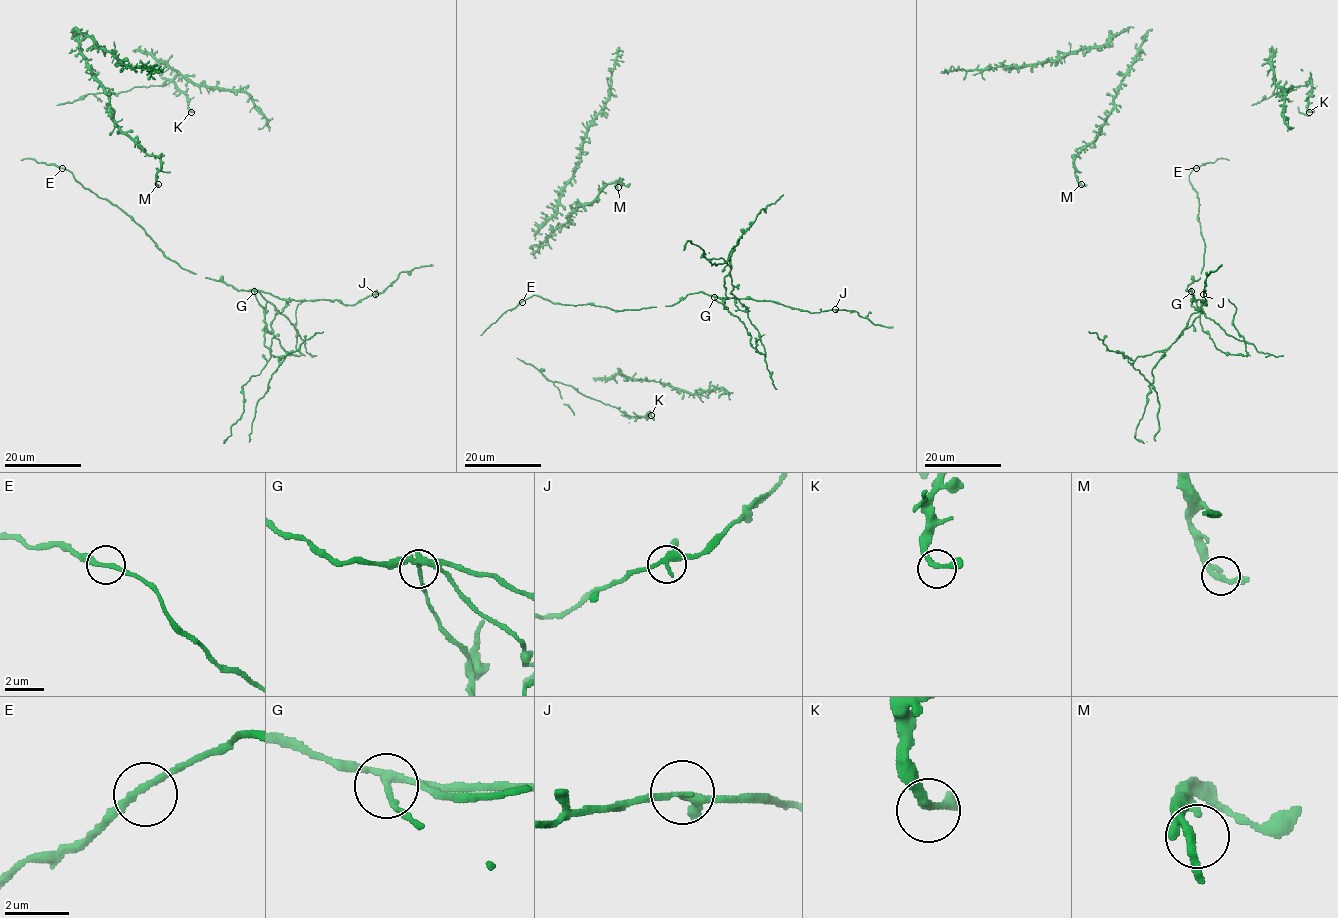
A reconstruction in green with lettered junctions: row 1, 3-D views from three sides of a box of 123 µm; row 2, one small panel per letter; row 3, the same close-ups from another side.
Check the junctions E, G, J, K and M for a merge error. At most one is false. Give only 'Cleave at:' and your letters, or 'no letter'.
Cleave at: G

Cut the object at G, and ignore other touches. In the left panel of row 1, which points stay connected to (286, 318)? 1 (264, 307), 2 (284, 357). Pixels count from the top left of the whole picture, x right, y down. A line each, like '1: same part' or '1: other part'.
1: other part
2: other part

